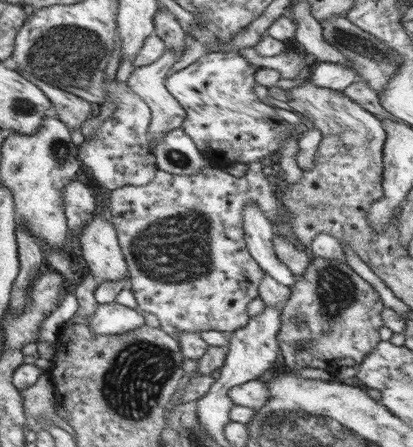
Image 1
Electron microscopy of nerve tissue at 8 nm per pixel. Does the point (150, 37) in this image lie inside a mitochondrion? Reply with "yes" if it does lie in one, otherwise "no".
no

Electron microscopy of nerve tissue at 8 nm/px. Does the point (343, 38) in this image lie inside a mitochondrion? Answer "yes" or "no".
yes

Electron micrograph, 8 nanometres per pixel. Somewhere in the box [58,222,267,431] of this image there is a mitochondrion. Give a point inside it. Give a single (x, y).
(130, 384)

